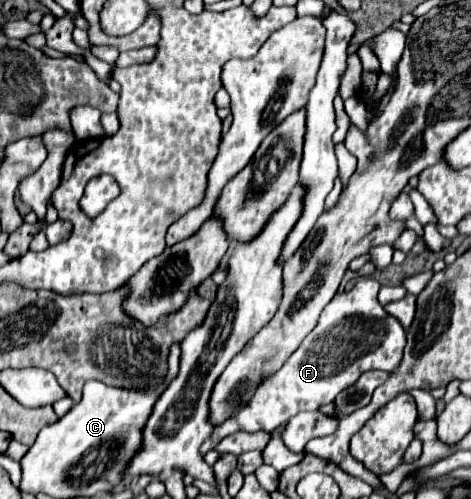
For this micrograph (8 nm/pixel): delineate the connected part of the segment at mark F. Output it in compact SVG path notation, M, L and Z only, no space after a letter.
M362 278L352 290L336 294L324 308L318 326L304 338L296 354L292 354L278 372L264 376L252 398L236 414L214 426L212 436L200 446L200 454L204 456L214 450L222 438L238 430L272 432L298 412L320 410L330 404L340 390L352 386L366 370L396 370L400 354L404 352L406 332L396 318L384 314L384 308L378 302L378 290L380 284L374 278Z

